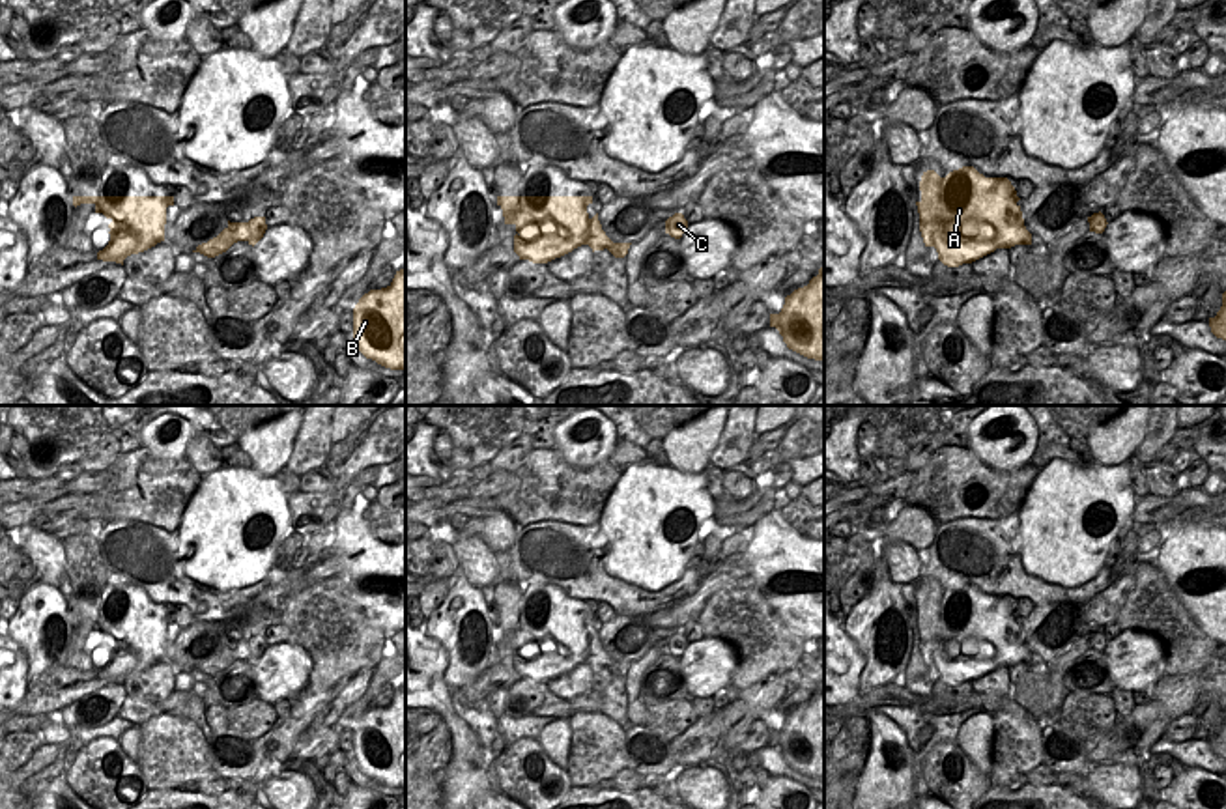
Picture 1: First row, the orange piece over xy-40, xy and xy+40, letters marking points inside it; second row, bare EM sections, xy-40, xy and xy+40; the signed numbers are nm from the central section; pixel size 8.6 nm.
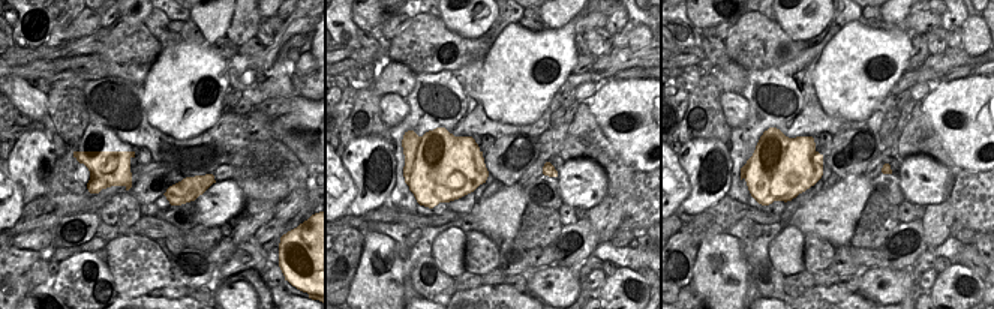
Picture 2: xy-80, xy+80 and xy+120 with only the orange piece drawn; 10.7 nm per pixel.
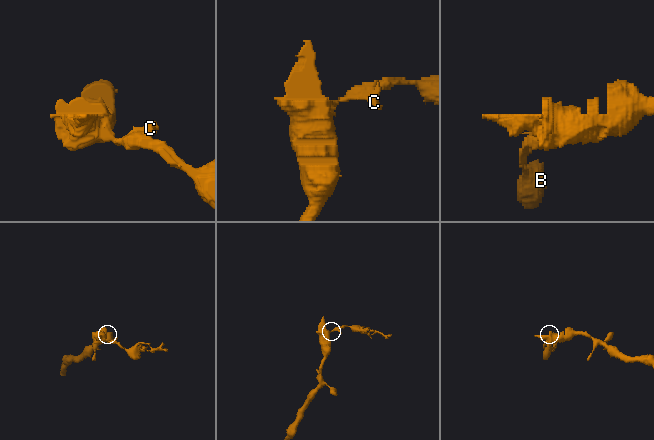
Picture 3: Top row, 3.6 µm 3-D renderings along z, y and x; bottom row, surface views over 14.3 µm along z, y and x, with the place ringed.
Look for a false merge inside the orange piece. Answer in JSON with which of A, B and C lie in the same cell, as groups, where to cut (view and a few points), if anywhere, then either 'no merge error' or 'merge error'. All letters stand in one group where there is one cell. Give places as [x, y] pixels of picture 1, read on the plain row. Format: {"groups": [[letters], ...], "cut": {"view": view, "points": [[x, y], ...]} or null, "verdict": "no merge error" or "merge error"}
{"groups": [["A"], ["B", "C"]], "cut": {"view": "xy", "points": [[615, 662], [608, 667]]}, "verdict": "merge error"}

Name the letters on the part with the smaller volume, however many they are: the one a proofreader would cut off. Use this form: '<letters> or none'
B, C

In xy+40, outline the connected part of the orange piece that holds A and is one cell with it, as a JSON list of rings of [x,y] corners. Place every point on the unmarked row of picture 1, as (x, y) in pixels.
[[[962,585],[940,596],[927,589],[920,600],[921,618],[920,650],[925,665],[934,665],[938,678],[948,686],[972,682],[996,667],[1032,663],[1032,652],[1024,645],[1020,617],[1007,596],[985,596],[974,585]]]

